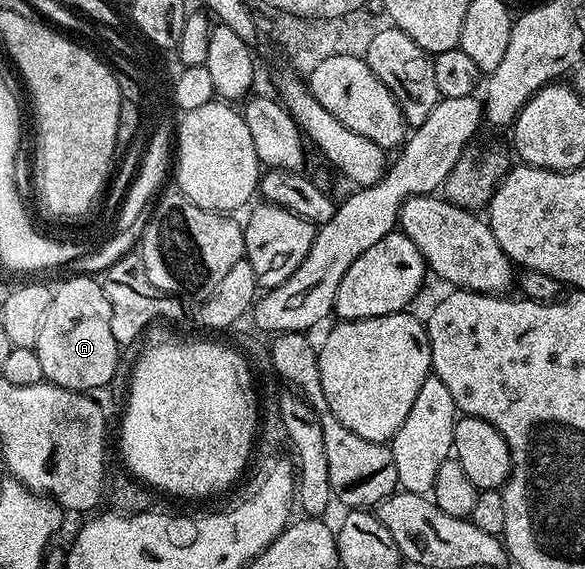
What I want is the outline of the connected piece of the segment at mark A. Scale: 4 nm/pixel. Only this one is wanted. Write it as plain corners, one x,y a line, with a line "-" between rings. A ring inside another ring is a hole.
72,275
69,278
69,281
64,281
52,289
50,307
46,307
46,315
42,315
42,327
38,331
35,351
42,362
44,380
58,387
77,391
100,391
103,390
100,389
103,385
113,384
122,353
121,346
117,345
114,339
114,331
110,331
110,303
95,276

